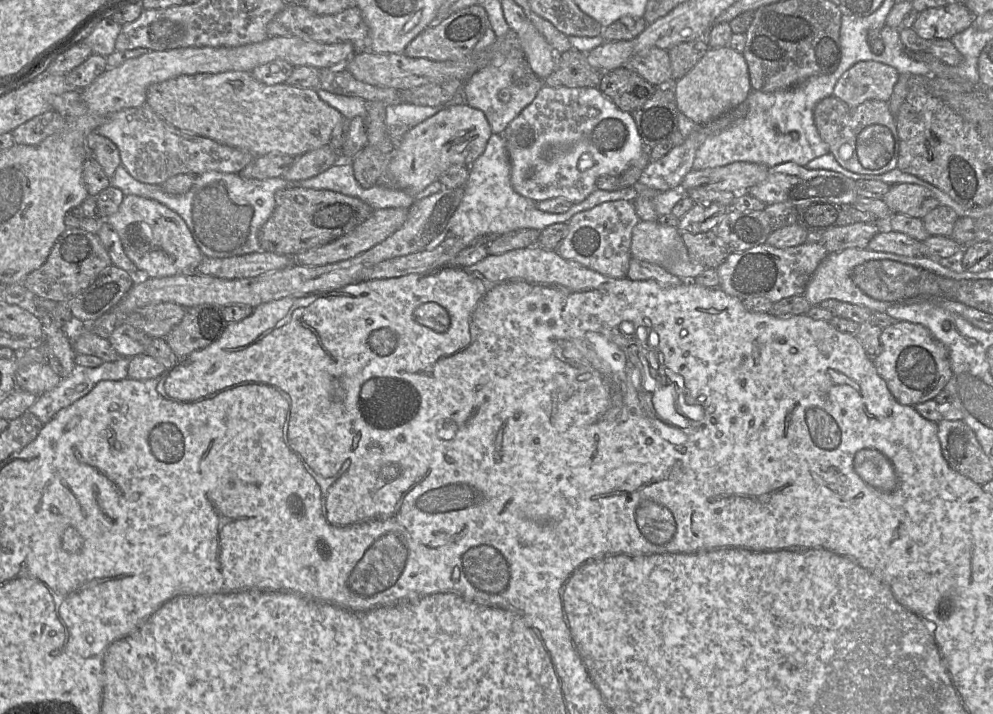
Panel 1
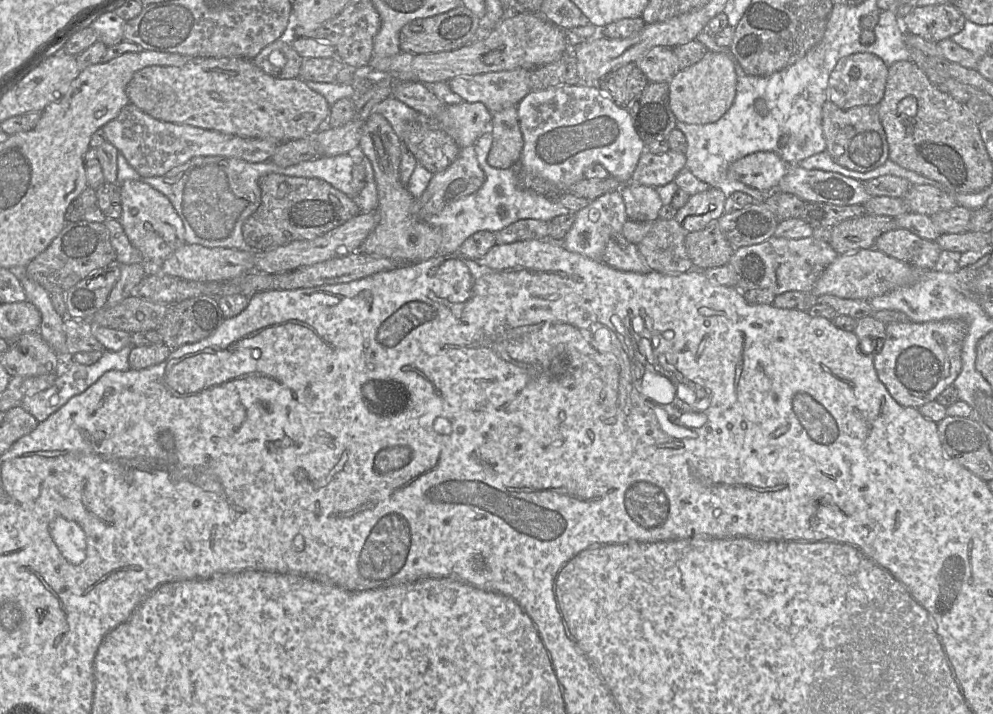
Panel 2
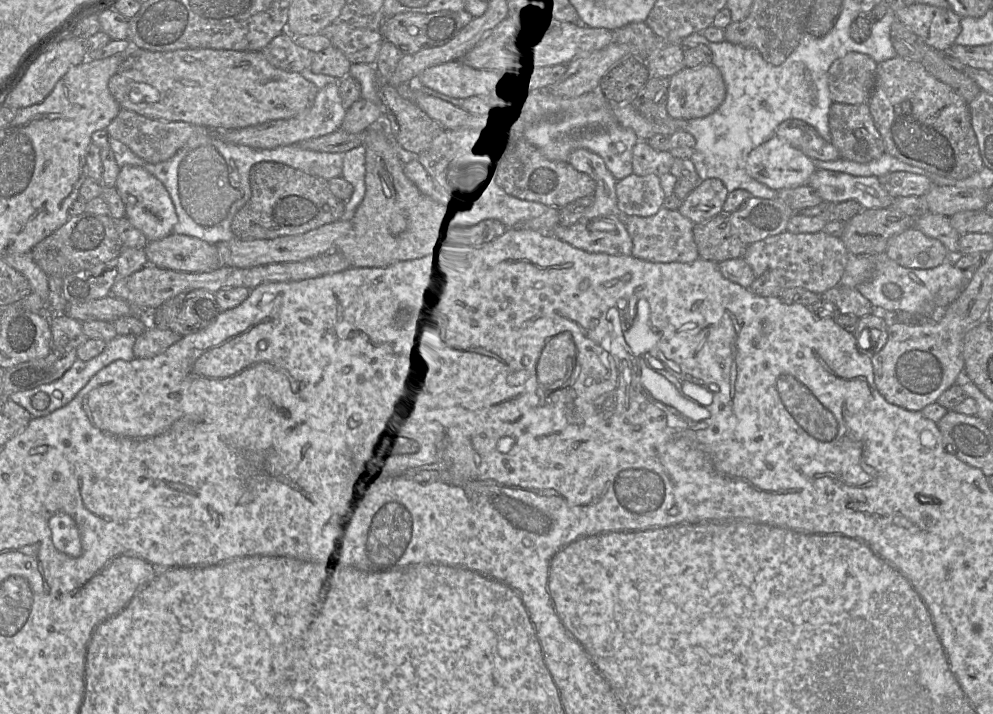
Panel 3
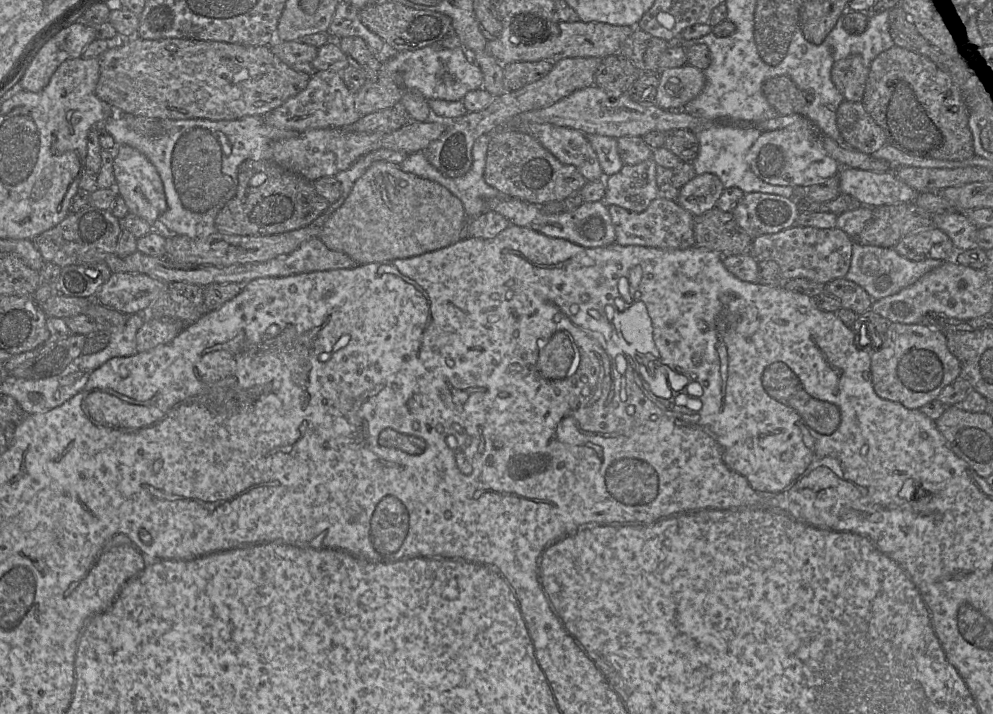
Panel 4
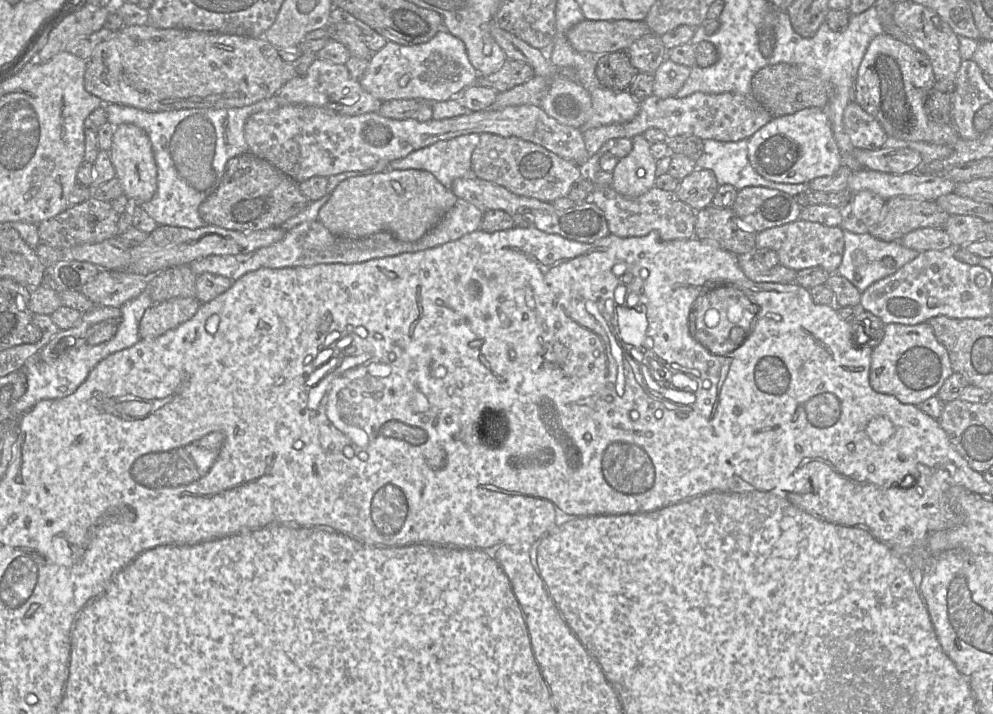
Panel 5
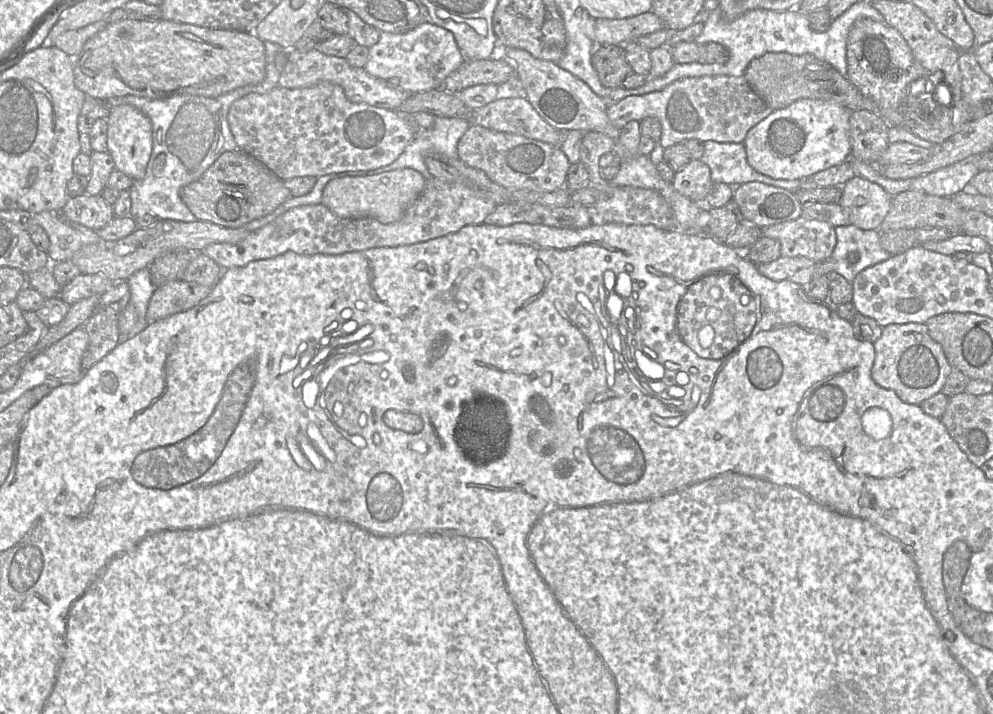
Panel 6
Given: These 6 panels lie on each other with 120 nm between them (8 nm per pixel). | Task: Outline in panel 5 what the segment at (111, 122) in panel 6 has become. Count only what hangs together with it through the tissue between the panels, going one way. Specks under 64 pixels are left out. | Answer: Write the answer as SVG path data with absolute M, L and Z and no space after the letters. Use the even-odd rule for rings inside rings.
M130 123L114 126L109 152L116 177L123 187L124 195L139 206L150 201L157 191L157 166L151 141L146 132Z

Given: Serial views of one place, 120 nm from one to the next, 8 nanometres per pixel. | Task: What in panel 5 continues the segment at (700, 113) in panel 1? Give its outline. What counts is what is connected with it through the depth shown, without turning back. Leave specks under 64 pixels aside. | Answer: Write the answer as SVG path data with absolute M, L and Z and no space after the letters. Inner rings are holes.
M666 58L654 72L653 95L661 99L675 96L687 81L690 68Z

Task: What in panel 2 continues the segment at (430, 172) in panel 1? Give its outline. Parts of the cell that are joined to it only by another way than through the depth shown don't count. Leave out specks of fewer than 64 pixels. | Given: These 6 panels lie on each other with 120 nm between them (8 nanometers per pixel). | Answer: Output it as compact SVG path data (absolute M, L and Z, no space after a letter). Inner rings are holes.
M481 102L446 105L434 118L423 118L455 141L459 148L475 145L478 138L490 129L492 113Z

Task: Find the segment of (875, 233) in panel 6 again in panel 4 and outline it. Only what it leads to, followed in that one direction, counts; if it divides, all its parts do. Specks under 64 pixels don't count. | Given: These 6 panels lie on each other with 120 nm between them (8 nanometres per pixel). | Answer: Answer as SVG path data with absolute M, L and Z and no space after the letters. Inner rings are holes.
M853 240L851 262L844 278L861 286L873 300L879 300L913 284L942 262L938 259L912 261L899 255L893 248L862 245Z

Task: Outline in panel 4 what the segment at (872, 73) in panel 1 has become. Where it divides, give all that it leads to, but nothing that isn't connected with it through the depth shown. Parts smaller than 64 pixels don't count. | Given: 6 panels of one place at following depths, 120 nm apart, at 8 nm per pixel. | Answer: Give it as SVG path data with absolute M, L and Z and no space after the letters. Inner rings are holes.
M851 55L837 61L831 69L831 81L841 93L844 101L861 102L869 74L860 55Z

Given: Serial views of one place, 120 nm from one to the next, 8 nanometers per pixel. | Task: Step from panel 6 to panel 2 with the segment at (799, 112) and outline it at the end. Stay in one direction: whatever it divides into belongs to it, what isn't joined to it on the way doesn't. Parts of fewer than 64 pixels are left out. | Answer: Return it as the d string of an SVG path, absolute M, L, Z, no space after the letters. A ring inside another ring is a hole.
M760 151L733 162L728 168L727 176L769 194L776 190L789 167L776 153Z

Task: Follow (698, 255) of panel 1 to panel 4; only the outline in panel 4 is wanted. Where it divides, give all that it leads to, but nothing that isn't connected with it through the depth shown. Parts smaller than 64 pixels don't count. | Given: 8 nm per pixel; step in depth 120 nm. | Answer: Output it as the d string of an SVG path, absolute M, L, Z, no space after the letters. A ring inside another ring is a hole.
M716 207L694 218L694 238L695 246L721 256L749 253L753 243L731 211L723 212Z

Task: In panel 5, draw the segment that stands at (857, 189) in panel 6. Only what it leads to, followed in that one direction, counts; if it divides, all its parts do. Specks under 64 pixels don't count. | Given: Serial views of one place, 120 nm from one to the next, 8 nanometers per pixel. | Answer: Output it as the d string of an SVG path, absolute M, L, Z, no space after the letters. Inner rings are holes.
M869 190L853 193L851 201L839 209L842 216L840 227L856 234L867 233L879 221L885 203Z

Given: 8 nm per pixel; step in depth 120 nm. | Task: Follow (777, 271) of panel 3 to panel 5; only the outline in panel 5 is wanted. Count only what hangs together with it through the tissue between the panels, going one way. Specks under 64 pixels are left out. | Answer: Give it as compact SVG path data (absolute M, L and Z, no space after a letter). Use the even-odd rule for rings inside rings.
M799 218L793 222L758 232L756 234L756 248L774 250L778 255L779 264L795 271L821 267L829 274L834 274L843 258L843 231L840 226L829 227Z

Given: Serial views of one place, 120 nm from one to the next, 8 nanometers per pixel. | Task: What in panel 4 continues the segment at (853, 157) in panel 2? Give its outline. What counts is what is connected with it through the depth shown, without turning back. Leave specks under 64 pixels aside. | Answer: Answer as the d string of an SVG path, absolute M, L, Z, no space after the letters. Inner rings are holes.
M843 101L836 112L836 124L845 146L871 155L886 144L883 130L866 113L861 102Z

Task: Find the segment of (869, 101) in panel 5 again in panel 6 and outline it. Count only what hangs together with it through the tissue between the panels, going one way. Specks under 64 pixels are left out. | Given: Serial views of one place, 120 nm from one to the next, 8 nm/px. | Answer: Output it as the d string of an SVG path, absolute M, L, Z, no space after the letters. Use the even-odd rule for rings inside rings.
M861 19L851 28L846 46L847 79L871 99L879 110L895 110L903 104L910 84L925 75L907 42L898 31L871 19Z

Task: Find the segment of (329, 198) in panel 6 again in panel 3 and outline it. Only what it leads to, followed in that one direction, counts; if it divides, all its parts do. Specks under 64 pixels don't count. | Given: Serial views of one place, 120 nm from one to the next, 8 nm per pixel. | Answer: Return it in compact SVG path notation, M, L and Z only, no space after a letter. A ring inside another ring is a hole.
M371 129L363 144L366 149L365 196L351 218L350 232L337 241L334 250L344 255L351 267L383 267L462 245L466 229L459 216L449 204L423 194L406 176L404 163L385 129Z

